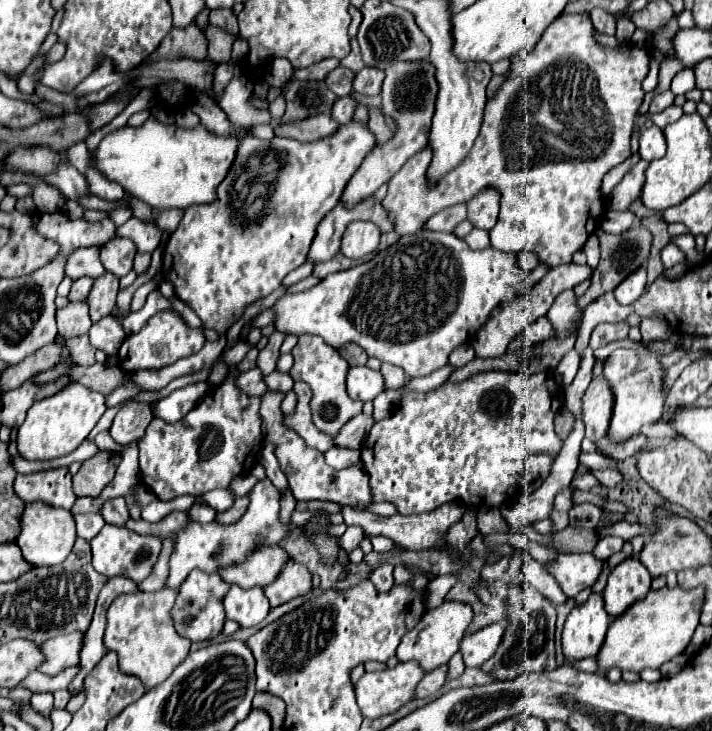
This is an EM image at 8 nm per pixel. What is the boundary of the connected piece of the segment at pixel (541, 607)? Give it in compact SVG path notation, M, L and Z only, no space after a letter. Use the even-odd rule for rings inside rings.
M520 584L520 600L514 600L514 604L506 606L506 632L502 636L502 642L496 650L496 654L486 660L482 666L484 672L492 674L498 680L512 680L524 672L548 672L556 668L554 660L554 624L556 624L556 608L554 604L544 598L538 590L534 592L530 586ZM512 648L524 648L524 654L518 656L510 654Z

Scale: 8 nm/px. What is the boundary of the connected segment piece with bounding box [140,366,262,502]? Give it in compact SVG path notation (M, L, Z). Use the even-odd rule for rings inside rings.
M232 366L232 376L212 388L208 396L194 406L182 420L168 424L152 420L140 442L140 480L158 500L170 502L178 496L202 496L216 488L228 488L234 476L240 476L244 462L252 456L252 466L262 448L260 398L242 394L234 378L240 372Z

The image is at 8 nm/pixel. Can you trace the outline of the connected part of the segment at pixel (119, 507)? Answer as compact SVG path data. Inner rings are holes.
M124 498L108 500L108 504L104 504L104 508L100 508L100 514L102 514L104 522L106 524L112 524L112 526L124 526L126 520L130 518L128 516L128 510L126 510Z

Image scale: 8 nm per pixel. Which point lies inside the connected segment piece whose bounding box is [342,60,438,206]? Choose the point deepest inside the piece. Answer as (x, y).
(409, 91)

